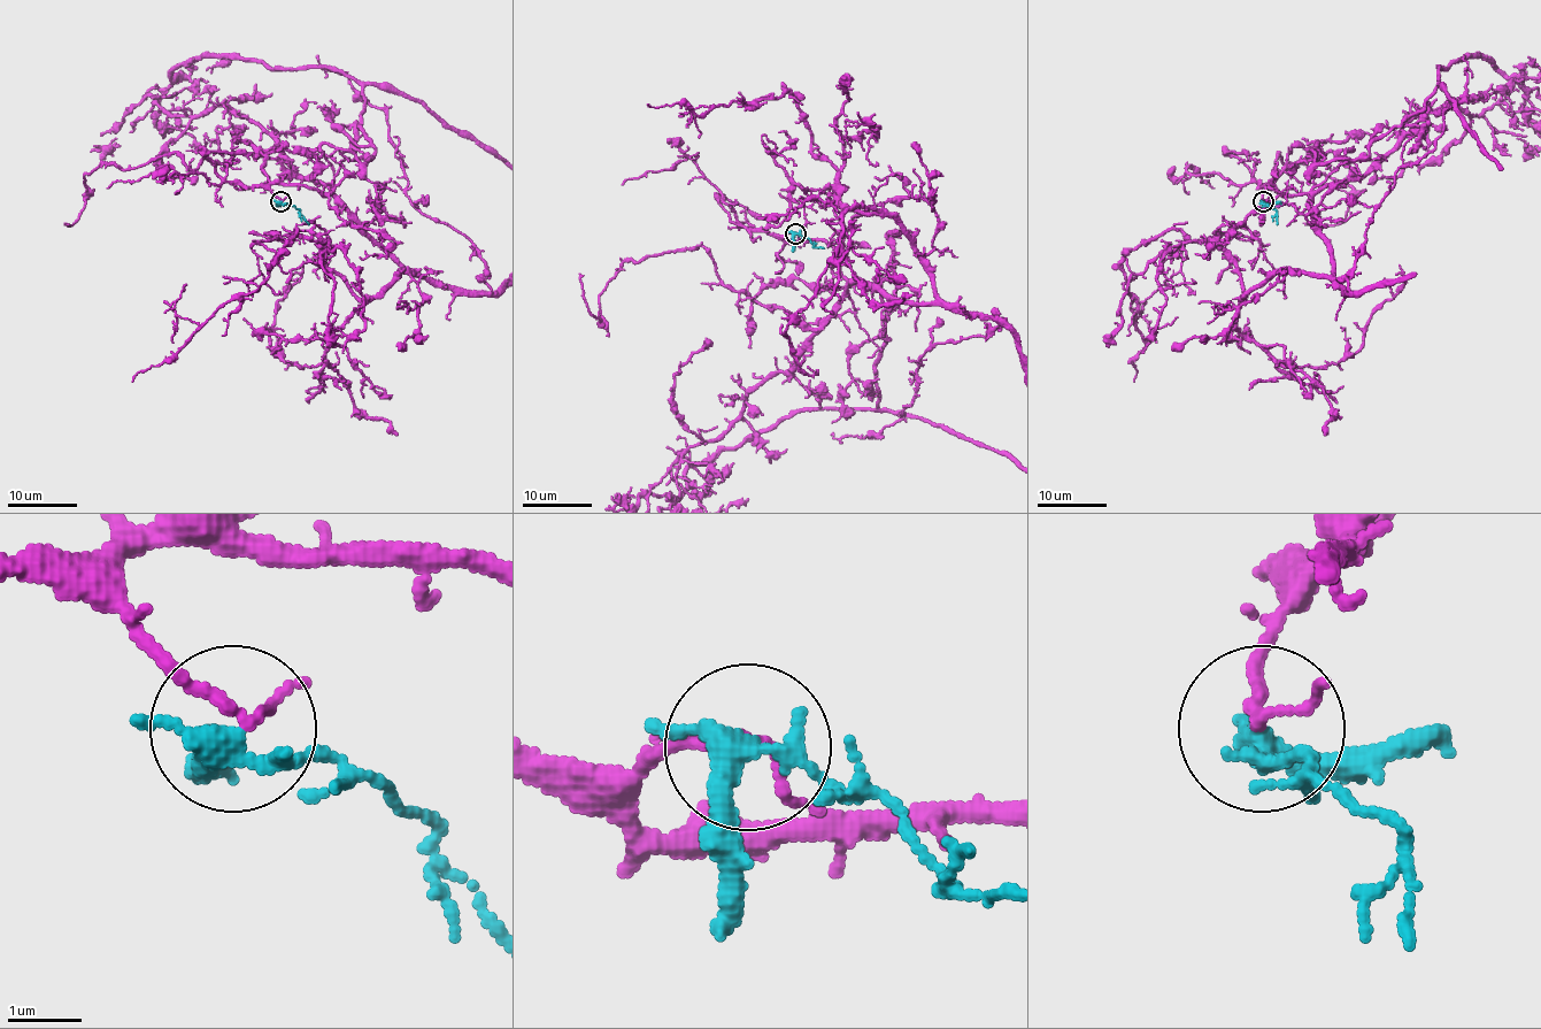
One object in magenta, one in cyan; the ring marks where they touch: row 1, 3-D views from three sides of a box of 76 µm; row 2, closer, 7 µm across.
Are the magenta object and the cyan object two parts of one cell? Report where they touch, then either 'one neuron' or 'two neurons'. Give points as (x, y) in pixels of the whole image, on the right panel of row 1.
place (1263, 201); one neuron

